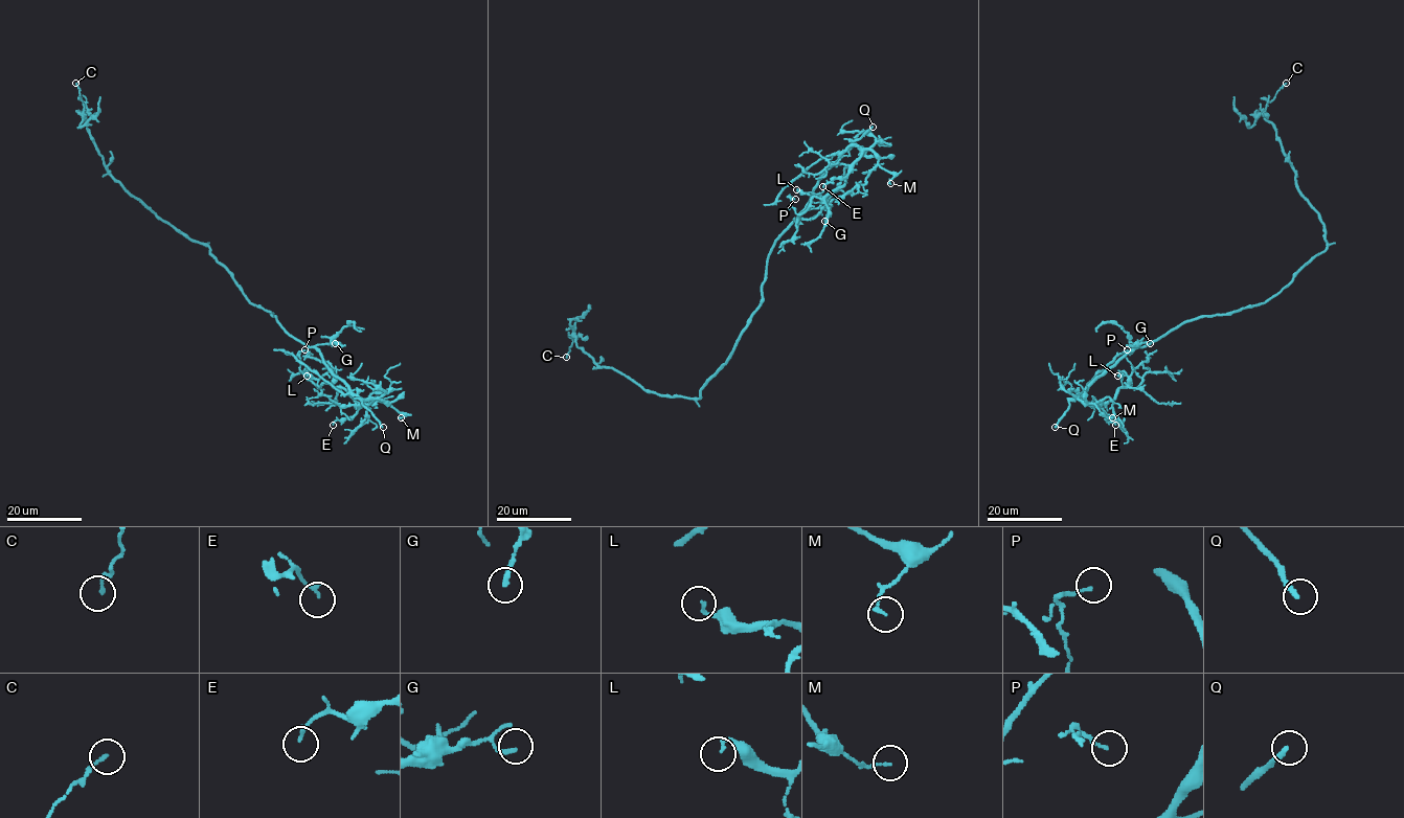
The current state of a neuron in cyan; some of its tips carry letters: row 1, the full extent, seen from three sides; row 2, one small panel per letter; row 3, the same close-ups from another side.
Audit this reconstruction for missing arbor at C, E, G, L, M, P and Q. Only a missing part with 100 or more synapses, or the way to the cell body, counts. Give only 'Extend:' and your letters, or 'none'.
Extend: Q

